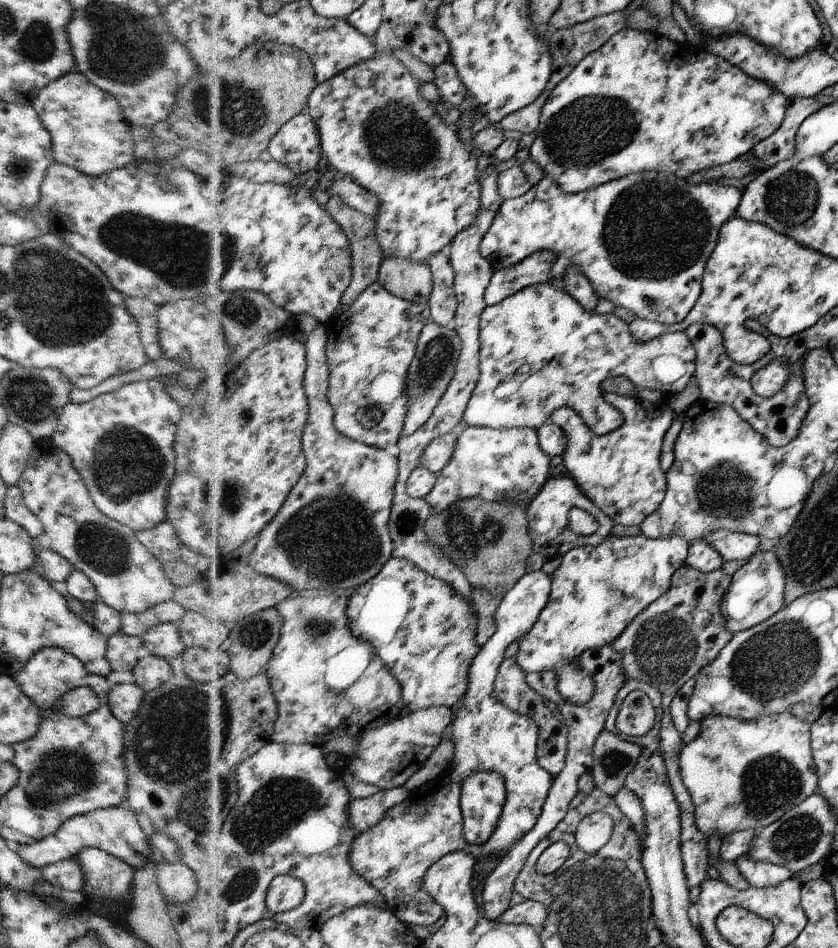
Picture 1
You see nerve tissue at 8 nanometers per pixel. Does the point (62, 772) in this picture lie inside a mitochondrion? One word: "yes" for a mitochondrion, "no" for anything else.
yes

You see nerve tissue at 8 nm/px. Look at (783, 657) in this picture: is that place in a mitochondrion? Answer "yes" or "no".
yes

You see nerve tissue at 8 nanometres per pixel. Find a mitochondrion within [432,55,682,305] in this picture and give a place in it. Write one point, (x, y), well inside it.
(583, 133)

